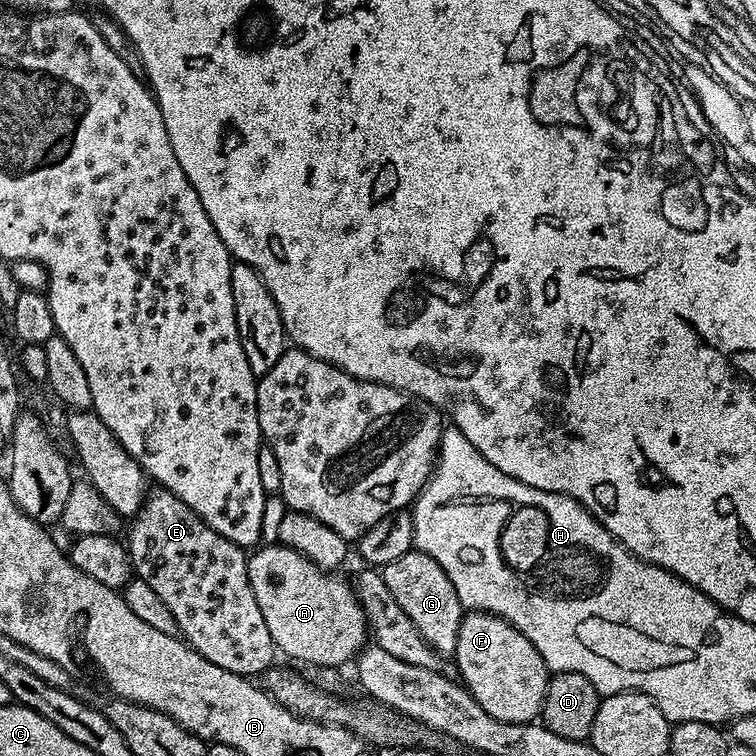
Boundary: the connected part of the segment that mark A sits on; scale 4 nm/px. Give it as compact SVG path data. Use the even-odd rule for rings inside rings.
M279 542L257 547L248 556L248 585L250 590L254 590L254 599L258 602L258 610L262 610L262 618L266 618L272 643L292 660L316 664L317 669L339 669L340 664L347 660L348 663L355 661L369 643L368 623L356 597L355 587L349 581L347 584L340 574L324 571L296 549Z

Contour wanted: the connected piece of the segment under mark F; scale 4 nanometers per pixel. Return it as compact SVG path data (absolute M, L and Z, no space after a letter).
M465 611L458 626L458 646L454 653L456 668L463 687L498 722L533 723L540 715L540 708L546 698L546 686L550 673L542 654L521 632L492 612Z

